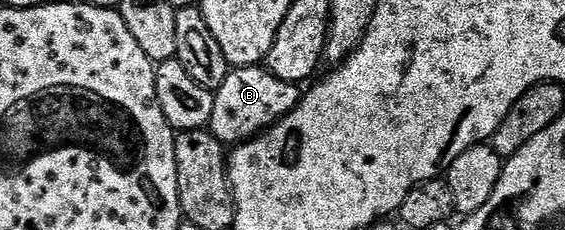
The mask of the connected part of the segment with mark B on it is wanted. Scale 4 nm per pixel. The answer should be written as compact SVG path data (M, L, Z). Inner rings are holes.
M263 64L228 69L225 80L213 93L215 99L209 129L211 135L224 144L238 144L263 133L268 126L291 112L301 97L296 83L277 80L277 76L273 76L273 72Z

